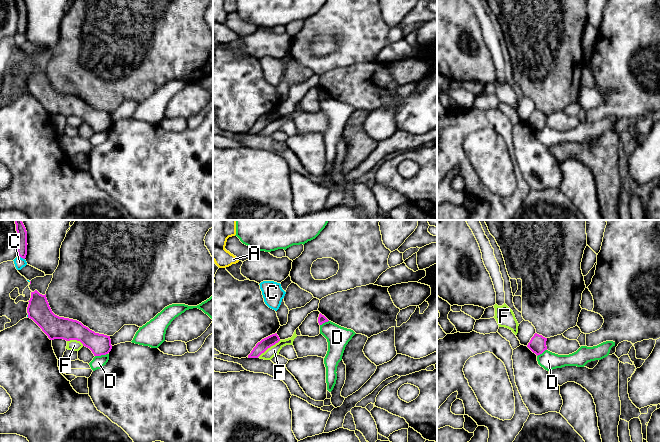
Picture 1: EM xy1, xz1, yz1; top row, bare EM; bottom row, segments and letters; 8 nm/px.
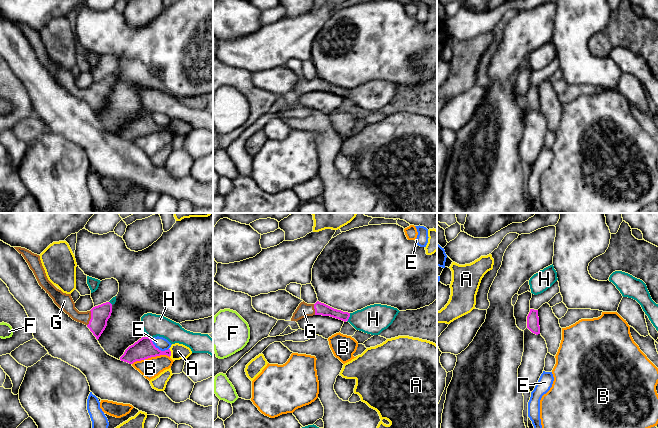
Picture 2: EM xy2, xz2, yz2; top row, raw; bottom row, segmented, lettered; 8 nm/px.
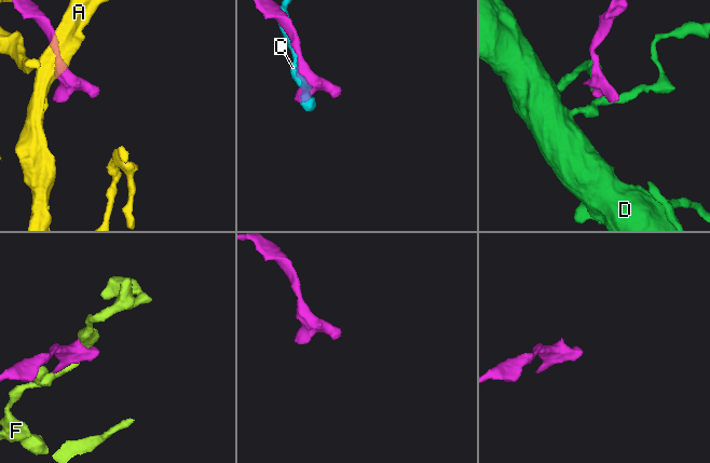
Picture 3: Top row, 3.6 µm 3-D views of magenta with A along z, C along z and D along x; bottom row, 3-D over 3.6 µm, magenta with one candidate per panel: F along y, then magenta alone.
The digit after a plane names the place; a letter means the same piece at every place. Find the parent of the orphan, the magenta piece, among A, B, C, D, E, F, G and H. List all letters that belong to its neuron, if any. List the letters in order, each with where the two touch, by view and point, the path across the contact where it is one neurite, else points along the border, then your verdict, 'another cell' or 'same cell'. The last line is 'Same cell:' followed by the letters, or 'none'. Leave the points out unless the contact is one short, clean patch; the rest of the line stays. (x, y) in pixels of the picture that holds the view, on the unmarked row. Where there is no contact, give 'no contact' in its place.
A: meets magenta in xy2 at (170, 128); border along xy2 (169, 124), (170, 132); another cell
B: meets magenta in xy2 at (150, 133); another cell
C: meets magenta in xy1 at (21, 33); another cell
D: meets magenta in xy1 at (101, 130); border along xy1 (107, 129), (95, 132); another cell
E: meets magenta in xy2 at (157, 124); another cell
F: meets magenta in xz1 at (269, 123); another cell
G: meets magenta in xy2 at (91, 94); another cell
H: meets magenta in xz2 at (349, 92); same cell
Same cell: H

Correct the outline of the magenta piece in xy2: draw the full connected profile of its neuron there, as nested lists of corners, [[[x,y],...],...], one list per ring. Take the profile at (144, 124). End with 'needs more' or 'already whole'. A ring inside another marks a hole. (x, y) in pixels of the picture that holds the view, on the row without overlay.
[[[142,113],[133,121],[129,122],[120,133],[121,137],[133,140],[136,137],[145,136],[160,131],[171,132],[170,125],[161,127],[155,123],[150,113]]] | already whole

